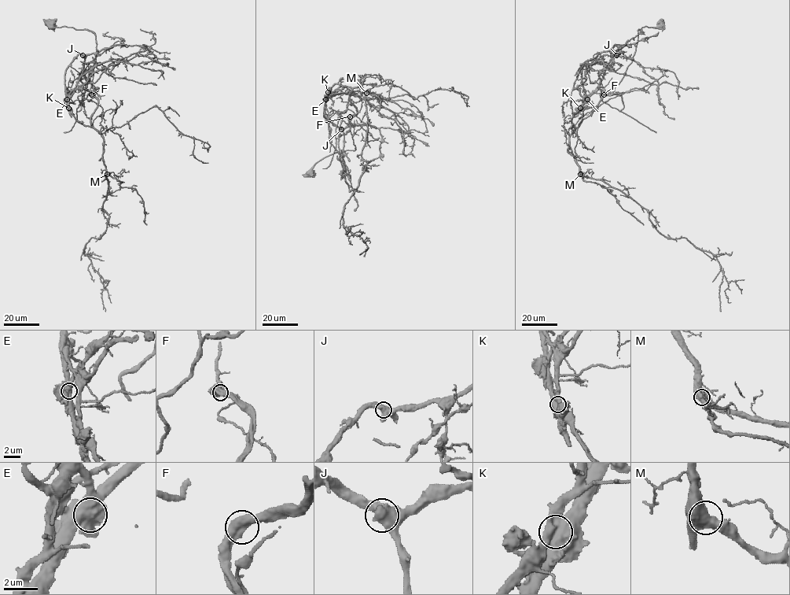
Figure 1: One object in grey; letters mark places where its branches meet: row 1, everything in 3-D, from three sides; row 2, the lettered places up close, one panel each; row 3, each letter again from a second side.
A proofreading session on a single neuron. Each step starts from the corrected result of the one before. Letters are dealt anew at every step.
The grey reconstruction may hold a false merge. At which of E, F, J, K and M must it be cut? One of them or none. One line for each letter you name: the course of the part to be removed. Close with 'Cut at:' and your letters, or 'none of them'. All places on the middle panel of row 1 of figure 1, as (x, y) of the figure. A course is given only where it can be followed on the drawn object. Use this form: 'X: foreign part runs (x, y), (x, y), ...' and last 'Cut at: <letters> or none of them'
K: foreign part runs (328, 92), (324, 116), (340, 128), (343, 134), (343, 157), (346, 170), (342, 171), (342, 175), (350, 187)
Cut at: K

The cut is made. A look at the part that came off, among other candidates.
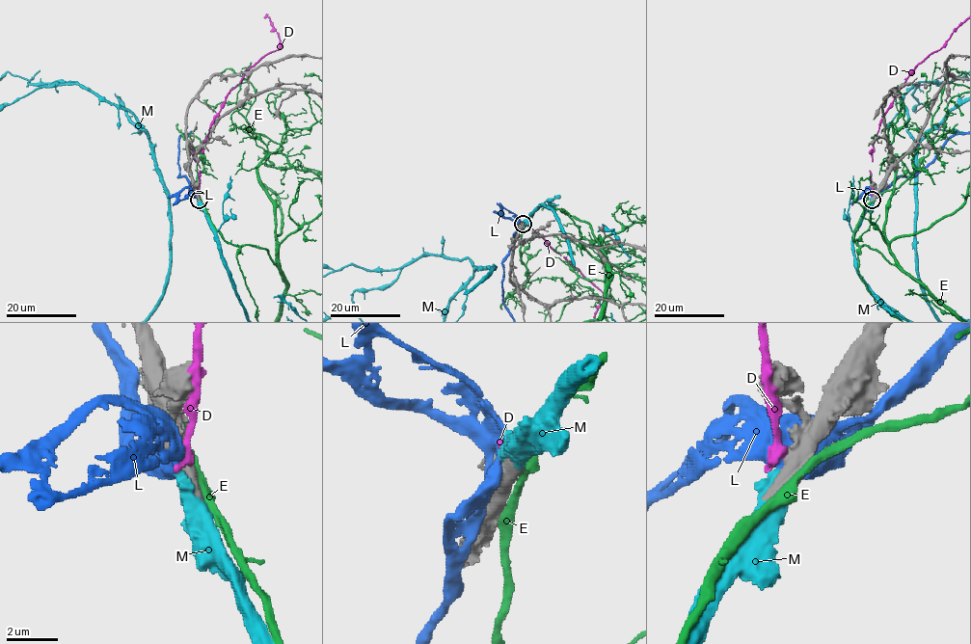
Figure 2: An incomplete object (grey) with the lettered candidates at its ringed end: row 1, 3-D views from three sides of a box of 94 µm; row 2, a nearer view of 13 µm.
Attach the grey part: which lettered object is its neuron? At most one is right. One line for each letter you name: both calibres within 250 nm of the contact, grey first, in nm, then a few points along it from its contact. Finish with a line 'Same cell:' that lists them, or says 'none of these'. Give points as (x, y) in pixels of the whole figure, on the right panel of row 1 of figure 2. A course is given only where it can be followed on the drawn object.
M: calibres 650 and 850 nm
Same cell: M

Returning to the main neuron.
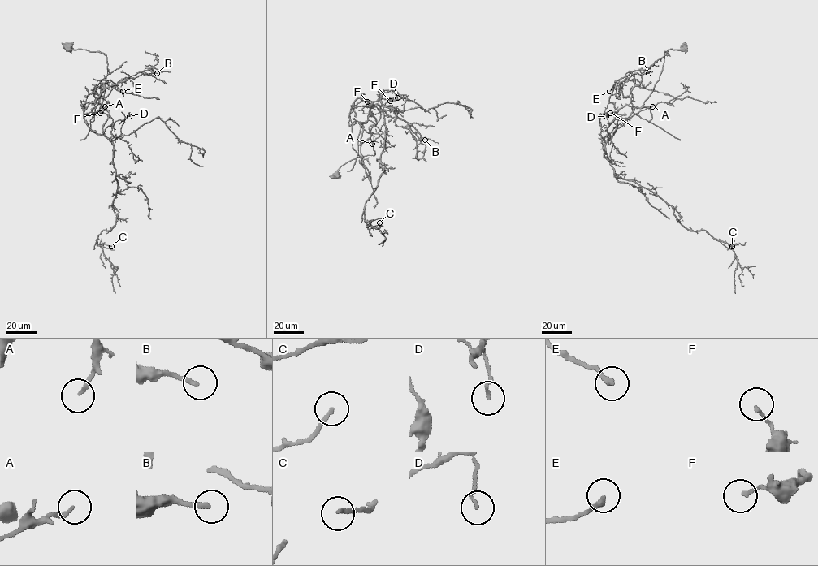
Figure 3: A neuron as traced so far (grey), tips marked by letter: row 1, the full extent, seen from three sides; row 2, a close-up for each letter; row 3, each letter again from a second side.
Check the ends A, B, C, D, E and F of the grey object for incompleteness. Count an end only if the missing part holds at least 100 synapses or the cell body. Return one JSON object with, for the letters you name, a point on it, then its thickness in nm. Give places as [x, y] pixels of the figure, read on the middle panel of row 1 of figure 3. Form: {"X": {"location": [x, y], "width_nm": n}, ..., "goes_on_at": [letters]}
{"goes_on_at": []}

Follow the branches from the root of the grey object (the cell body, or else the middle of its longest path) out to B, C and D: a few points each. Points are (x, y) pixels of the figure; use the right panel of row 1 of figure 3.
B: (684, 48), (664, 52), (659, 79), (642, 106), (650, 109), (649, 122), (634, 113), (620, 85), (648, 73)
C: (684, 48), (664, 52), (651, 95), (605, 153), (617, 177), (658, 195), (684, 226), (732, 246)
D: (684, 48), (664, 52), (663, 70), (651, 95), (605, 141), (600, 134), (599, 116), (605, 112), (606, 116)

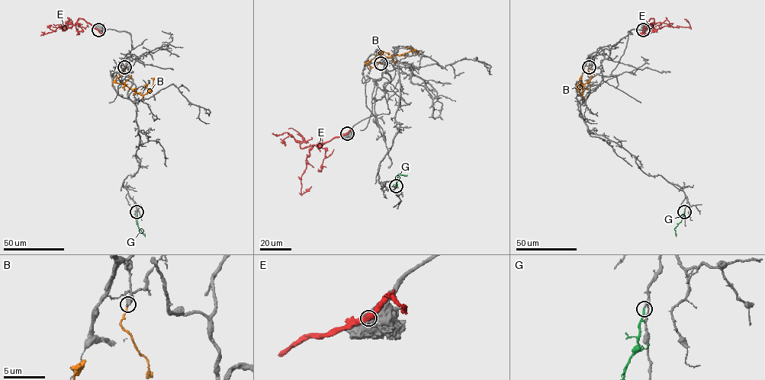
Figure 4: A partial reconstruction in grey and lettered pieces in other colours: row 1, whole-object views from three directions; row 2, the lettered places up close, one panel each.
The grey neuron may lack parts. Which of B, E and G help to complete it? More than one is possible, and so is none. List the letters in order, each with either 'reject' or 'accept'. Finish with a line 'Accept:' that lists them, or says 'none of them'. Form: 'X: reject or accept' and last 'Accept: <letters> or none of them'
B: reject
E: reject
G: accept
Accept: G

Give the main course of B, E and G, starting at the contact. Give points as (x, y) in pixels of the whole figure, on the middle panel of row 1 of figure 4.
B: (380, 63), (379, 62), (374, 67), (368, 64), (377, 58), (400, 55), (415, 50), (417, 52), (415, 54)
E: (346, 134), (332, 138), (320, 148), (313, 145), (310, 151), (306, 168), (301, 177), (301, 193), (311, 186)
G: (396, 186), (398, 175), (406, 175)

